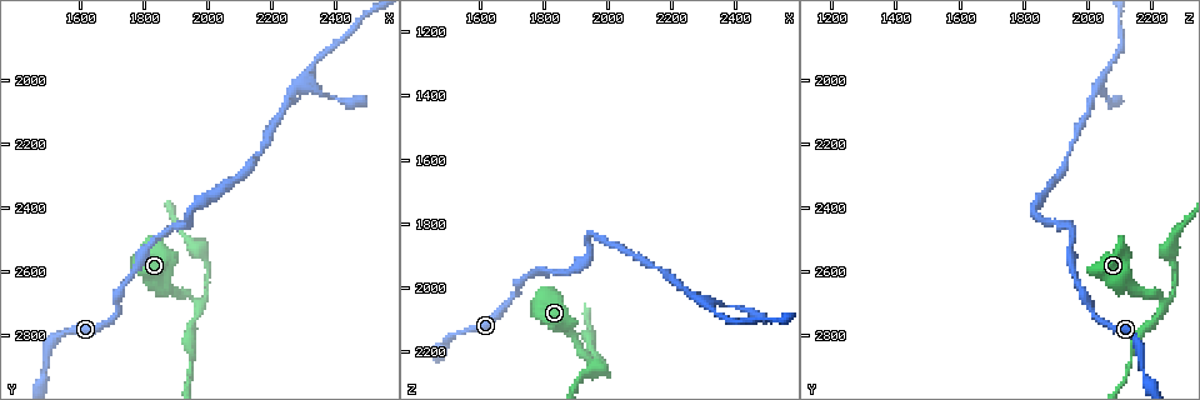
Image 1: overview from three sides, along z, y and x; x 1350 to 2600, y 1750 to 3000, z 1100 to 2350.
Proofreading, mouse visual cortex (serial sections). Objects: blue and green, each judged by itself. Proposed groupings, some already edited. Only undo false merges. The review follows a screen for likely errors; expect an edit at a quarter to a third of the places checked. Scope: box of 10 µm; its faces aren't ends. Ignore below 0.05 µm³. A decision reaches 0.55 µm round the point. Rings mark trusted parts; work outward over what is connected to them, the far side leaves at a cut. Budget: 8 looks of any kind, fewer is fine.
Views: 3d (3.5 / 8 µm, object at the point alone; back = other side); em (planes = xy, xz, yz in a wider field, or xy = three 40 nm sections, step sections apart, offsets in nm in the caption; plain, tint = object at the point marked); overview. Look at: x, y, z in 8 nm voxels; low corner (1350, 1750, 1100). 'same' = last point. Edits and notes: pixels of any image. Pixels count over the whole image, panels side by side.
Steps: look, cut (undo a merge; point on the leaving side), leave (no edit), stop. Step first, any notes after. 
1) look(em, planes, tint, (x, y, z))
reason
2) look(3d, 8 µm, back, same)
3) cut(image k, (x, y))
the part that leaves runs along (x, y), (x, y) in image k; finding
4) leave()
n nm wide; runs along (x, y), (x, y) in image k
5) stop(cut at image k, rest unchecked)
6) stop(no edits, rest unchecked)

look(3d, 3.5 µm, (1960, 2690, 2240))
branch point

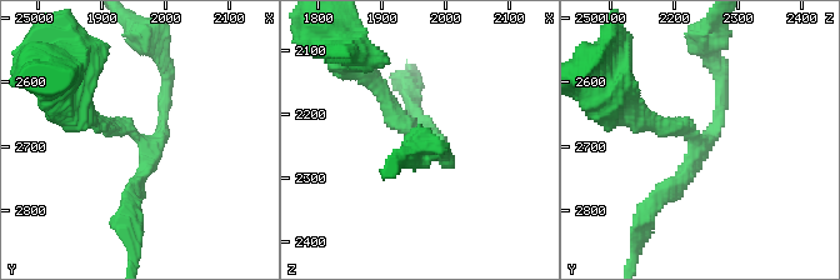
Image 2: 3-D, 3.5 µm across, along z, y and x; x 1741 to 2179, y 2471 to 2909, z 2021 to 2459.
look(em, xy, step 5, tint, (1965, 2695, 2230))
3 arms; arms of 150, 150, 200 nm; shape alone is not enough

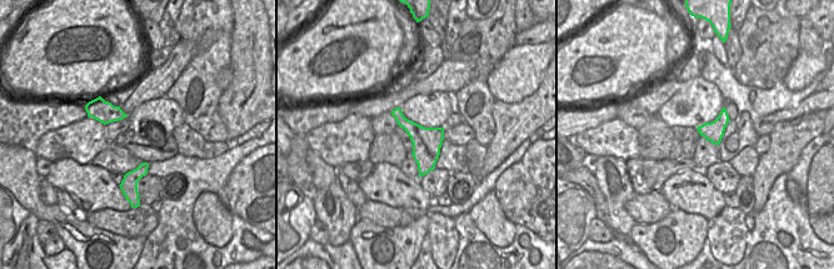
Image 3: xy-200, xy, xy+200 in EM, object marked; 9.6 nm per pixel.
leave()
runs along (373, 78), (388, 106), (445, 160) in image 2; all the same cell

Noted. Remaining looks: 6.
look(3d, 3.5 µm, back, (1930, 2430, 1840))
sharp bend

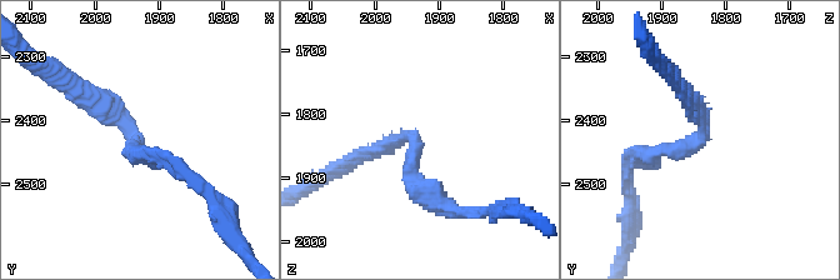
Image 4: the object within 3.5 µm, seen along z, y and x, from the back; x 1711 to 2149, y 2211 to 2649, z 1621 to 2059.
look(em, xy, step 3, tint, (1940, 2430, 1845))
arms of 200, 250 nm

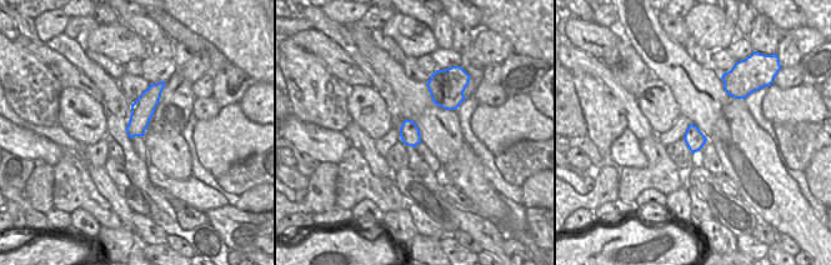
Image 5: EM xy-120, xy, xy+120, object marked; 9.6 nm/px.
look(em, planes, tint, same)
another direction

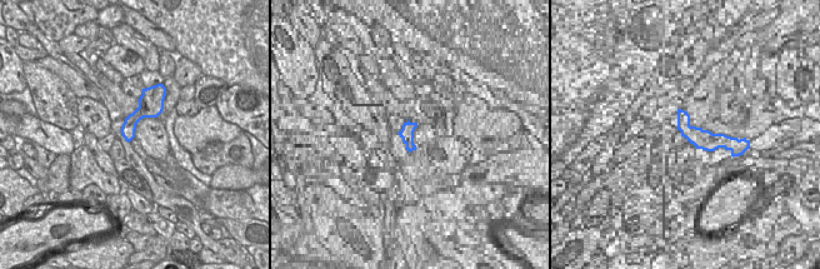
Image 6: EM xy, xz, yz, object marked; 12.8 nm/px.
leave()
runs along (163, 159), (79, 90) in image 4; one cell here

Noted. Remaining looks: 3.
look(em, planes, tint, (2280, 2000, 2040))
a fork

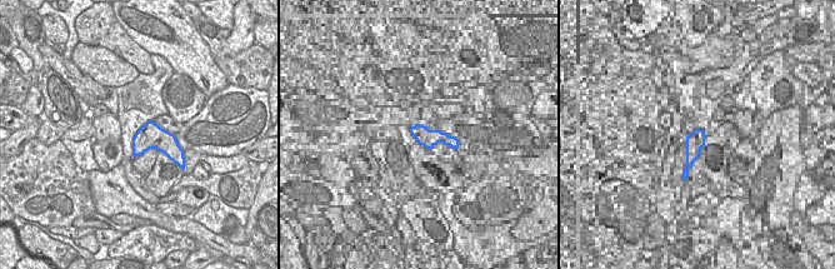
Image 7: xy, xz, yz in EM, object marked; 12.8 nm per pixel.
look(3d, 3.5 µm, same)

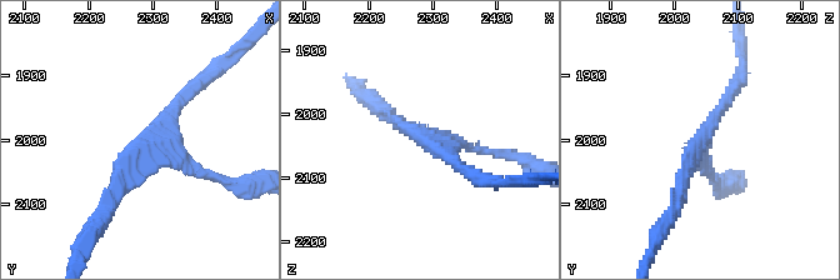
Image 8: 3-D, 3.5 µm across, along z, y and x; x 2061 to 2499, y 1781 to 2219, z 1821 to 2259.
leave()
320 nm wide; runs along (106, 211), (138, 146), (195, 85) in image 8; continuous, no second cell

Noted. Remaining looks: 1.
stop(no edits, rest unchecked)

